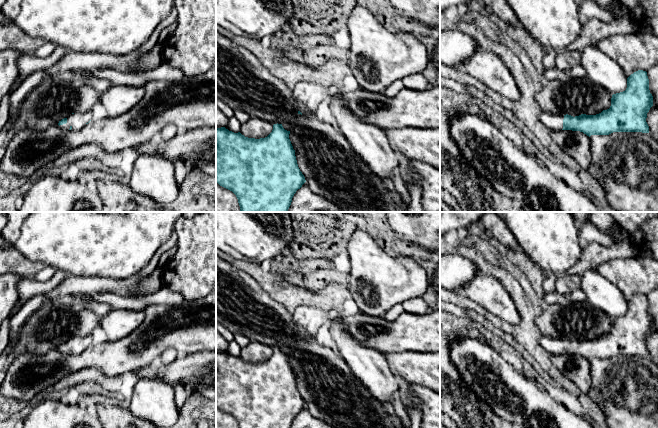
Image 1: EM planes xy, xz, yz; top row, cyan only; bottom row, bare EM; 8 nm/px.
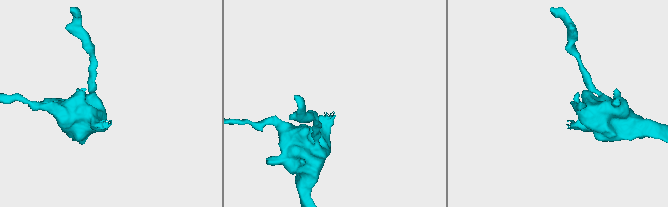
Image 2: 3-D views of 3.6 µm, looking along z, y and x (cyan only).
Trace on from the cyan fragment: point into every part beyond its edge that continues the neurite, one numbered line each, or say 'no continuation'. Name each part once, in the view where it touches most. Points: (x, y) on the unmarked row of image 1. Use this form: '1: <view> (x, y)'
1: yz (554, 346)

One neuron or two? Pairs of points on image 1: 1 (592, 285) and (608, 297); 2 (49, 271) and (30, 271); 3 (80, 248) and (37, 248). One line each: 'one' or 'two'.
1: one
2: two
3: one

